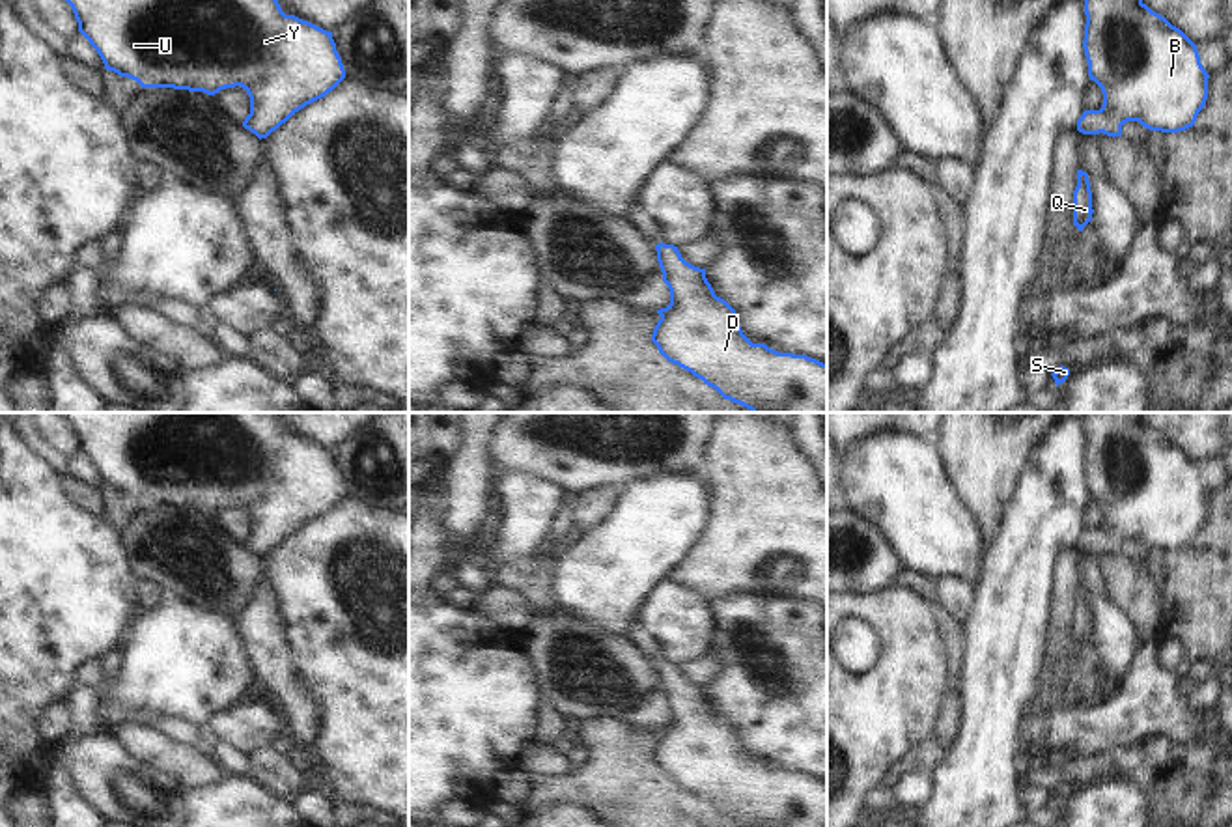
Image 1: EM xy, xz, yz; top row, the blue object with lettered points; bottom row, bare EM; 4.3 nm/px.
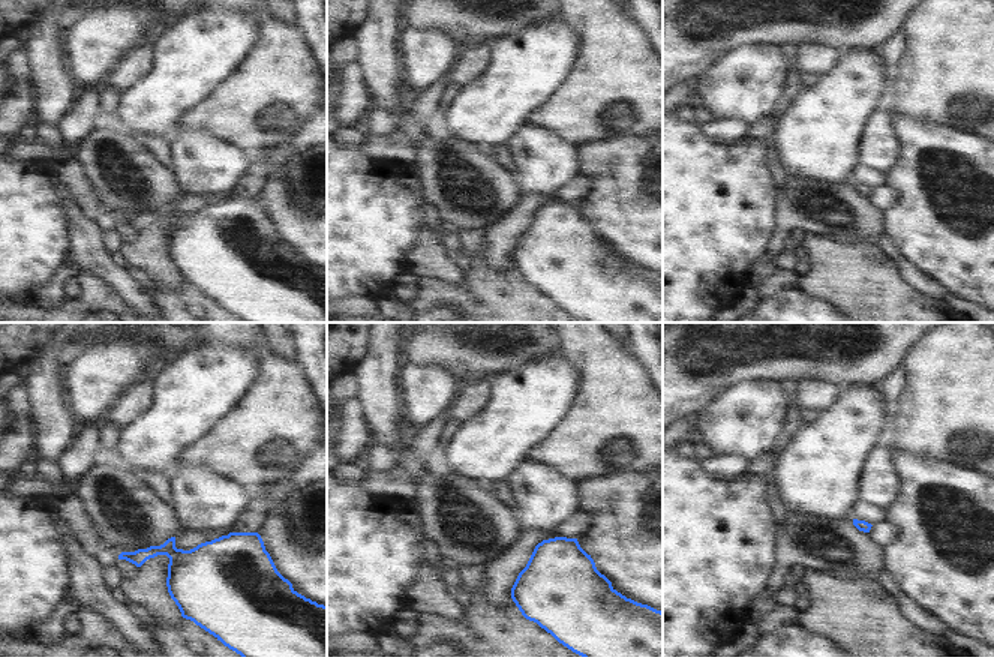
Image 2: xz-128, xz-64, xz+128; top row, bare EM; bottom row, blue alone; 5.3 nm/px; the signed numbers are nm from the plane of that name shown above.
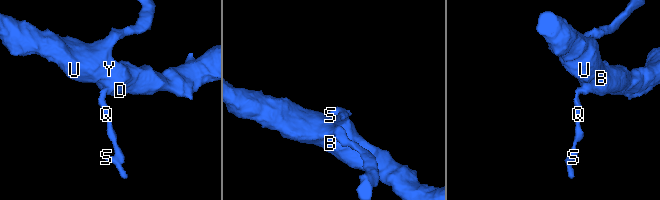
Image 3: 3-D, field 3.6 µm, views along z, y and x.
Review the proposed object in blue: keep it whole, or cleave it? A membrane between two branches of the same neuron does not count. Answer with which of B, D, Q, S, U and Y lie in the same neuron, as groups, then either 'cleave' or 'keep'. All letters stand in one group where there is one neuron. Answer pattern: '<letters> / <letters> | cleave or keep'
B D Q S U Y | keep

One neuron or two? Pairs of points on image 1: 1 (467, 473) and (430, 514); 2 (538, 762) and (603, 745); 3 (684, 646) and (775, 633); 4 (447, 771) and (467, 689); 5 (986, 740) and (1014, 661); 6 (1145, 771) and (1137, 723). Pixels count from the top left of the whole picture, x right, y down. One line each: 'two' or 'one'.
1: two
2: two
3: two
4: one
5: one
6: two

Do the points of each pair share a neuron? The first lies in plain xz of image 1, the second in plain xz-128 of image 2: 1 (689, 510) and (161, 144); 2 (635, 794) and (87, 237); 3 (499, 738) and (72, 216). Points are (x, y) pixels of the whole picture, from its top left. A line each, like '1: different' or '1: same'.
1: different
2: different
3: different

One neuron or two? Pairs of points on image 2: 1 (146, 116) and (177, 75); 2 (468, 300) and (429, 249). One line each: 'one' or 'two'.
1: one
2: two

